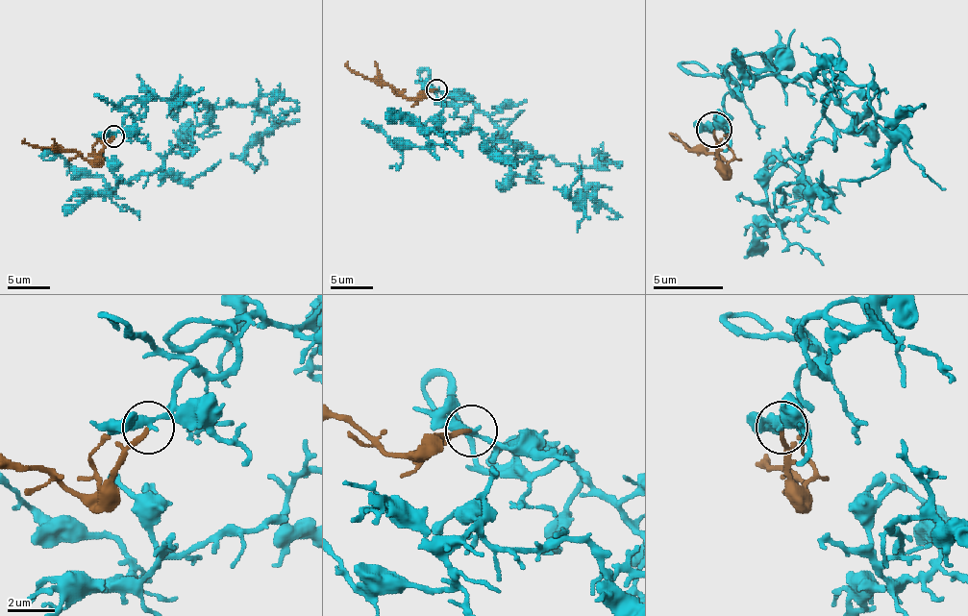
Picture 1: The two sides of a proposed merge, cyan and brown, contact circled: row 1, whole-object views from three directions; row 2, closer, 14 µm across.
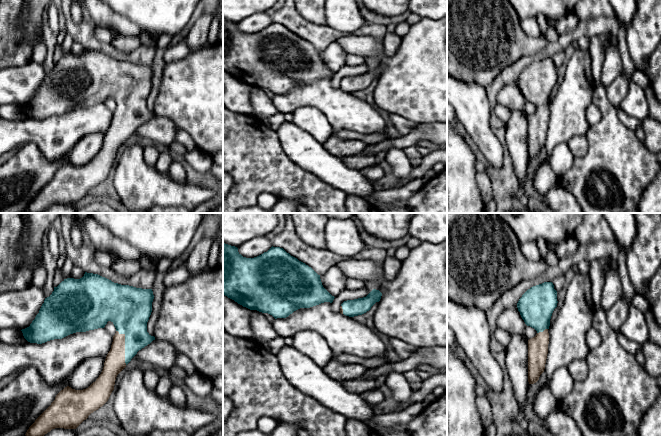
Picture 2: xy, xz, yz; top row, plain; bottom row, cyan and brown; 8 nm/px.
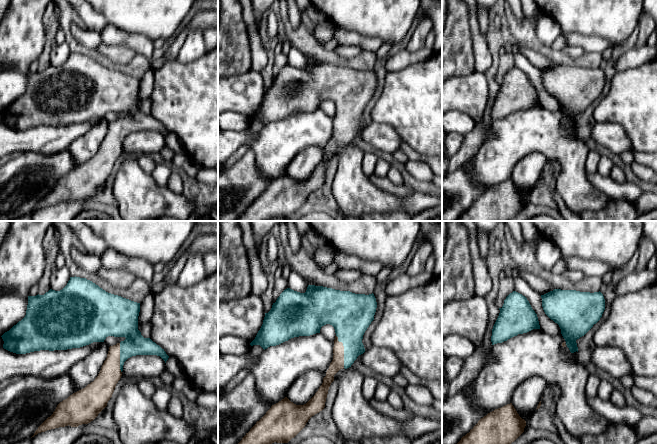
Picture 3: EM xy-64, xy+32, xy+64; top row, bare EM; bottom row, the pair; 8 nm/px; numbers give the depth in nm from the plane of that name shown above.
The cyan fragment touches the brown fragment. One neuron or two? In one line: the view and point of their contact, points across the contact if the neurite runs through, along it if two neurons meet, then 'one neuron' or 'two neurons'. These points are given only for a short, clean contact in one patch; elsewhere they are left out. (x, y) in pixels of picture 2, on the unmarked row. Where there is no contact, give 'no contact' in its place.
xy (125, 122) | across xy (130, 92), (130, 113), (125, 122), (114, 139) | one neuron

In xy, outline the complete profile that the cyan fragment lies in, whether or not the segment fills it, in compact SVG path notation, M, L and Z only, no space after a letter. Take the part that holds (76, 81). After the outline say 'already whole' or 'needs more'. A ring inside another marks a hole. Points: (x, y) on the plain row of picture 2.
M87 48L80 55L67 54L54 63L54 67L45 74L30 102L21 106L28 118L42 120L76 108L104 104L108 97L114 100L116 109L103 146L96 157L83 166L75 166L69 162L61 166L51 181L29 203L26 212L43 213L55 204L76 205L91 189L108 177L114 166L117 151L139 126L155 116L155 113L147 108L153 75L152 65L121 61L98 50Z; needs more

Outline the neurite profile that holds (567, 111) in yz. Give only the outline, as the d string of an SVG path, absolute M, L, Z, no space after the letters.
M576 50L566 66L565 76L557 95L550 100L548 130L544 149L546 160L540 163L532 178L535 190L547 195L558 177L552 170L549 158L554 148L574 136L586 136L590 125L586 111L592 104L593 73L589 50Z

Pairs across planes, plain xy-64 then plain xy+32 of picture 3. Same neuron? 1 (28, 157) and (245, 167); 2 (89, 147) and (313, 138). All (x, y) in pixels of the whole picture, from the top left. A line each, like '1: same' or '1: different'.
1: same
2: different

